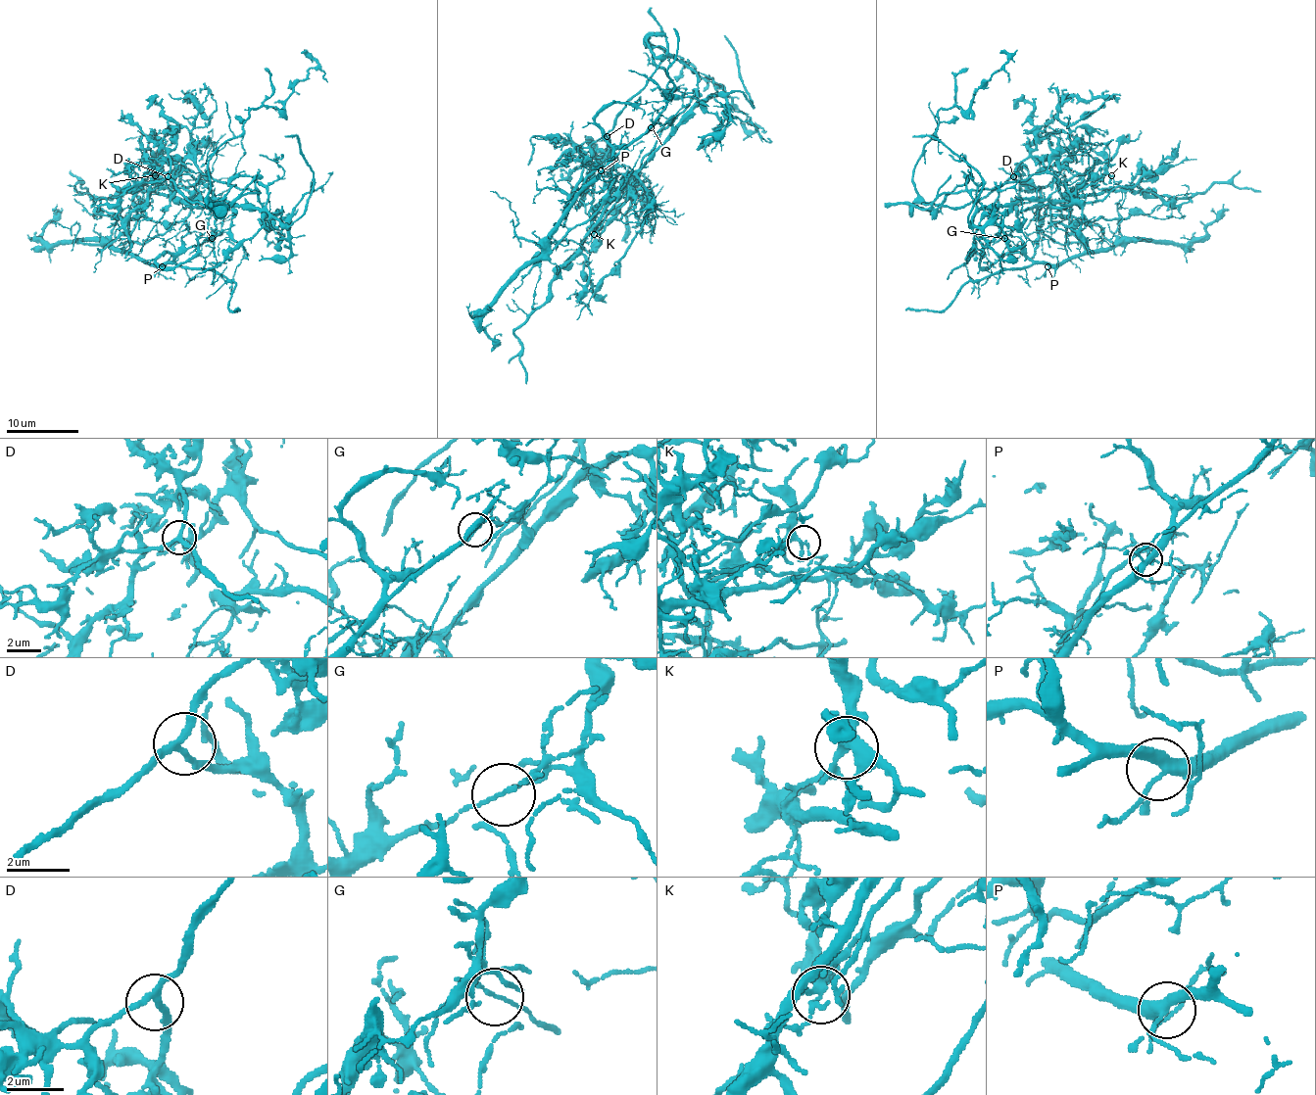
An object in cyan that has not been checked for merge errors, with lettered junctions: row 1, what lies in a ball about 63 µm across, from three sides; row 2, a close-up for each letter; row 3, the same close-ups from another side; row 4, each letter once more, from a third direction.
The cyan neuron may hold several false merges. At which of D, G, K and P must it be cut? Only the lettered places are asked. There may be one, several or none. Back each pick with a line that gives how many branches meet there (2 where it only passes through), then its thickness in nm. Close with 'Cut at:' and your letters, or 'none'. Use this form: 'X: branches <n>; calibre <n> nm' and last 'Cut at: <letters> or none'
G: branches 2; calibre 100 nm
K: branches 4; calibre 200 nm
Cut at: G, K

